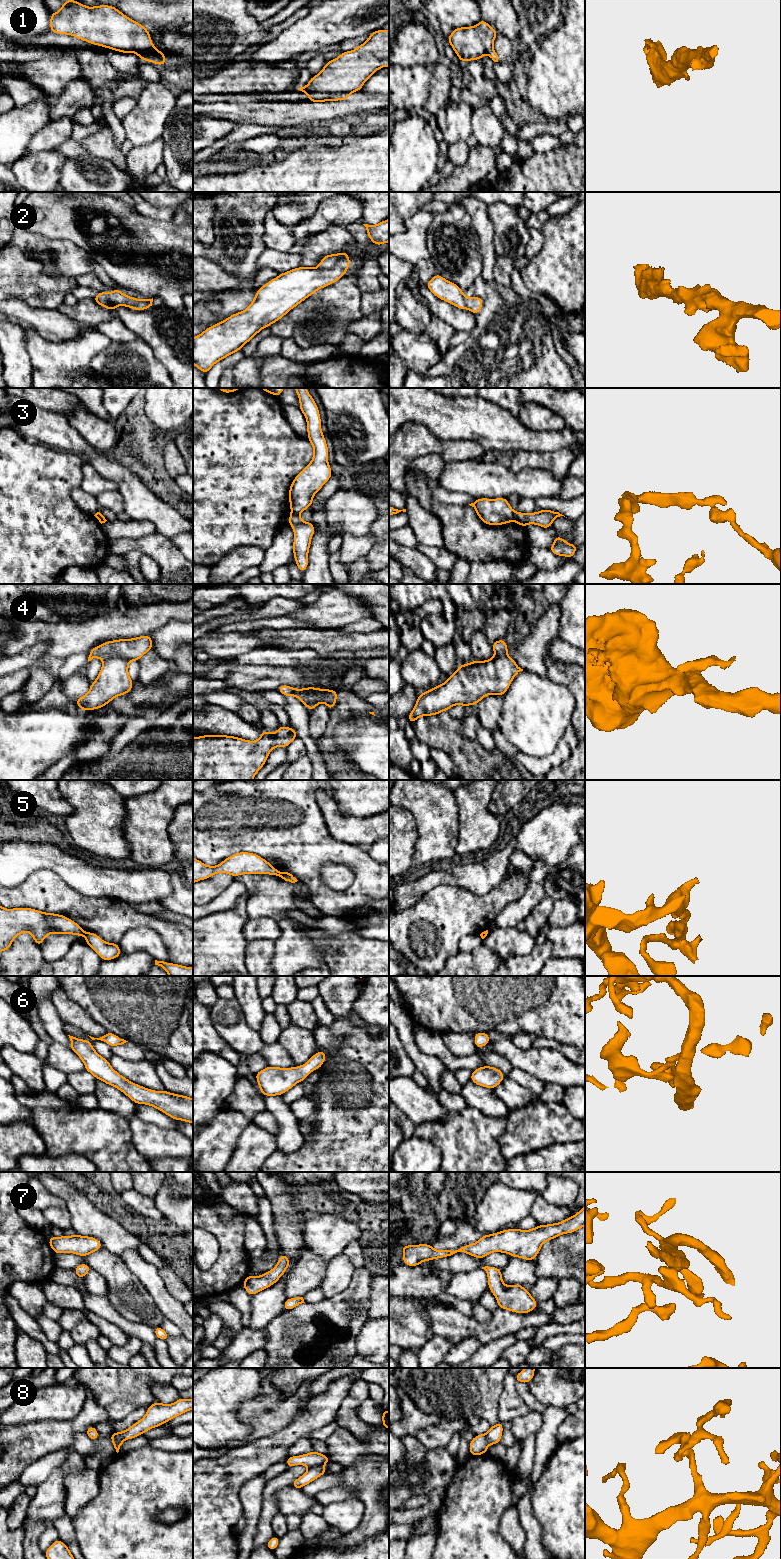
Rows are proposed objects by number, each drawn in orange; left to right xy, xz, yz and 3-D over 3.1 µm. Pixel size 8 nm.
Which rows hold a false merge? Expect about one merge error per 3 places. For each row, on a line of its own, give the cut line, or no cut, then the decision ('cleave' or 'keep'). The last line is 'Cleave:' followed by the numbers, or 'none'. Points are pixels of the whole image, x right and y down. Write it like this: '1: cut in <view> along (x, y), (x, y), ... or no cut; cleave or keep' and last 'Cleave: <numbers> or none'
1: no cut; keep
2: no cut; keep
3: cut in yz along (514, 512), (515, 520); cleave
4: no cut; keep
5: cut in xz along (279, 872), (280, 875); cleave
6: no cut; keep
7: no cut; keep
8: cut in xz along (322, 1464), (308, 1468); cleave
Cleave: 3, 5, 8

